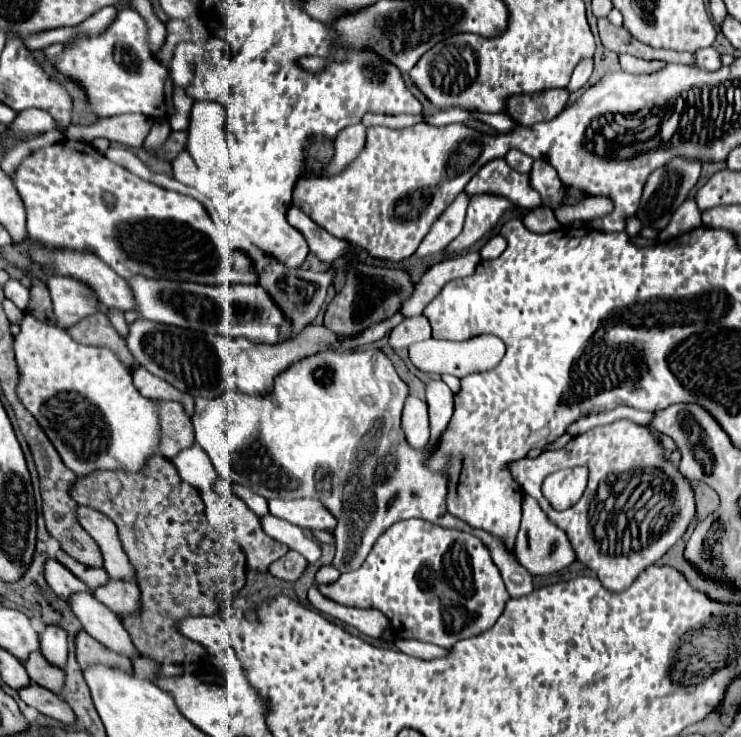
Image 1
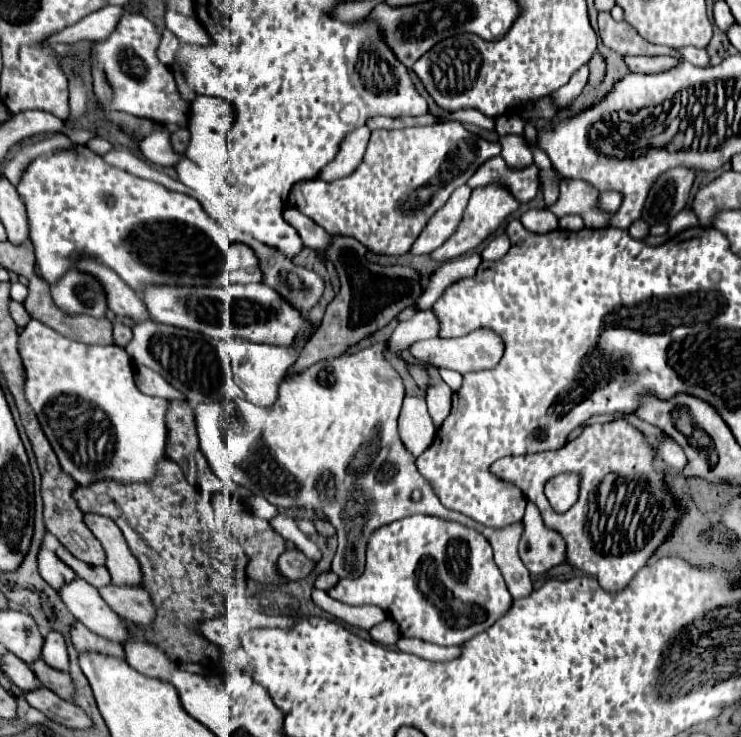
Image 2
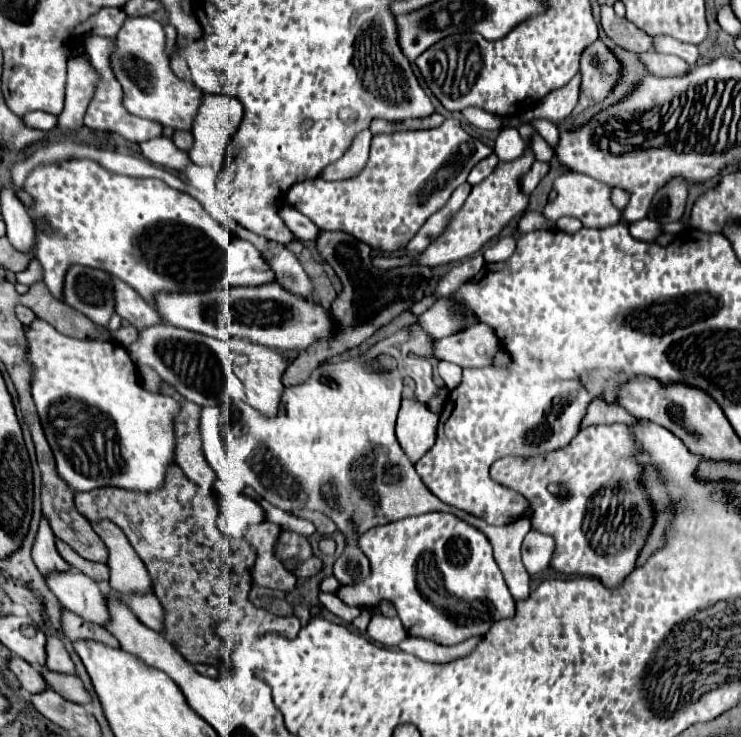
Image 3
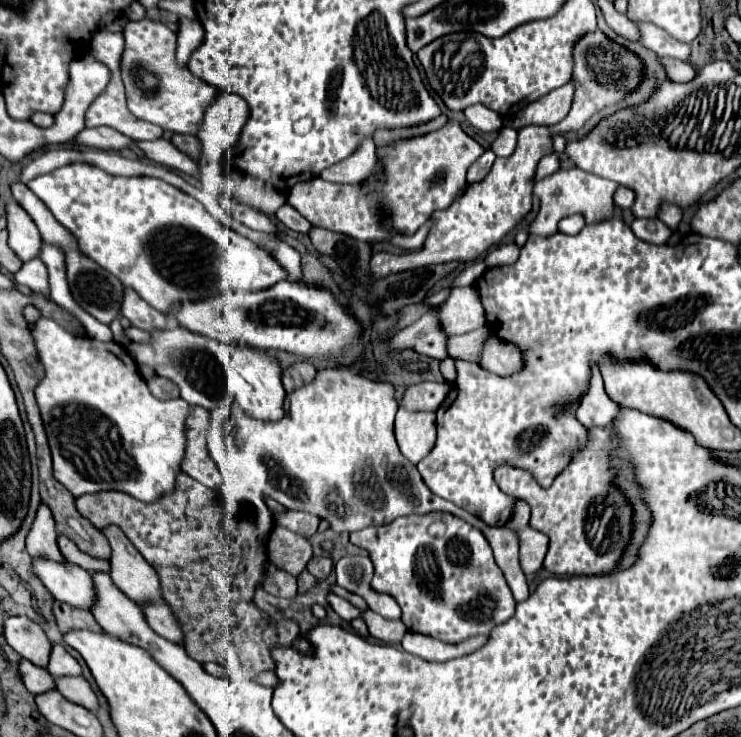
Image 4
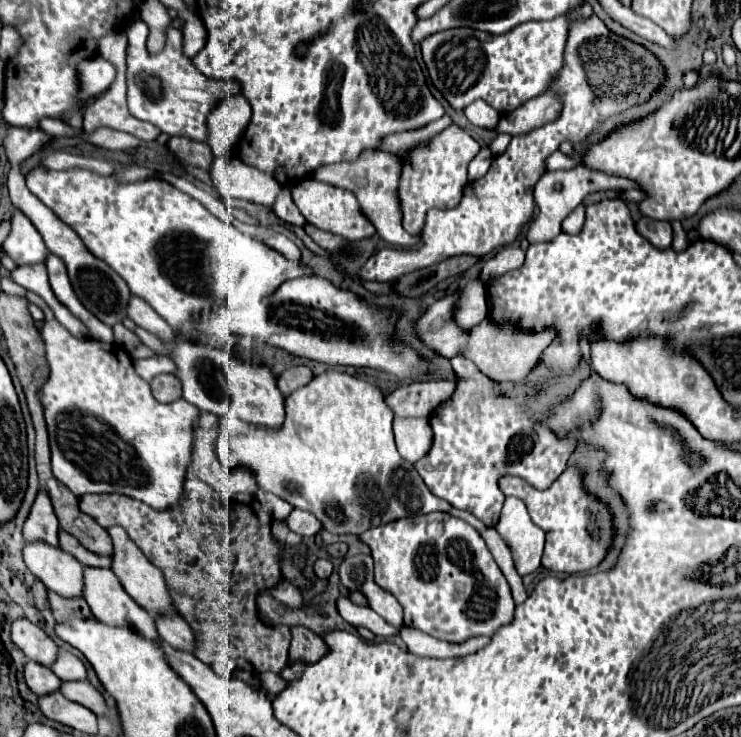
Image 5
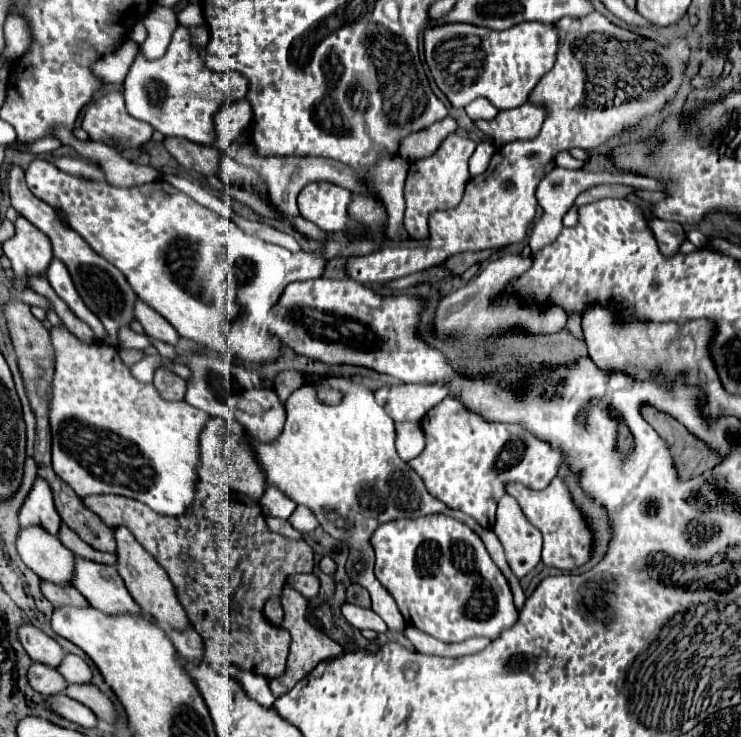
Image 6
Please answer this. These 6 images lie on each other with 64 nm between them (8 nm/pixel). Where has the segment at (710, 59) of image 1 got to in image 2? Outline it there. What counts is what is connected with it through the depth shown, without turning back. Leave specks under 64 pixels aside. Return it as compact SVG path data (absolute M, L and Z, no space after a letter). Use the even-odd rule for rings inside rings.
M688 46L688 48L682 48L680 54L684 56L684 60L688 60L688 62L694 64L694 66L702 66L702 68L710 66L710 54L708 54L708 50Z

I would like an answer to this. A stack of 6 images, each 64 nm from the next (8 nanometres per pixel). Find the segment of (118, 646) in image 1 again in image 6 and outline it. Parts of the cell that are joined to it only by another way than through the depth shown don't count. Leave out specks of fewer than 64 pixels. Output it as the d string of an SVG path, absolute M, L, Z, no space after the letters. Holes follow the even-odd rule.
M30 526L20 528L16 544L22 562L42 580L50 580L52 584L72 584L76 558L60 544L58 536L48 534L44 528Z

